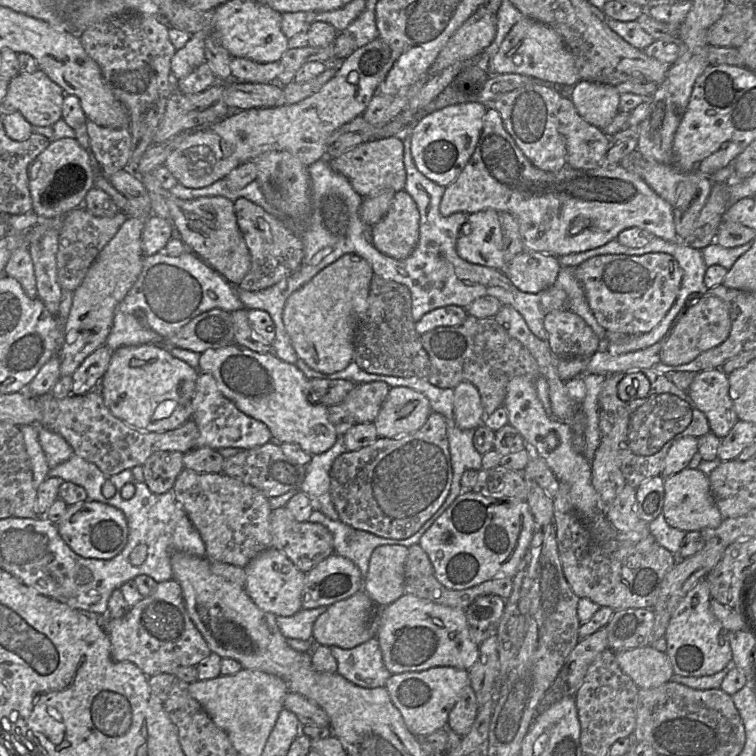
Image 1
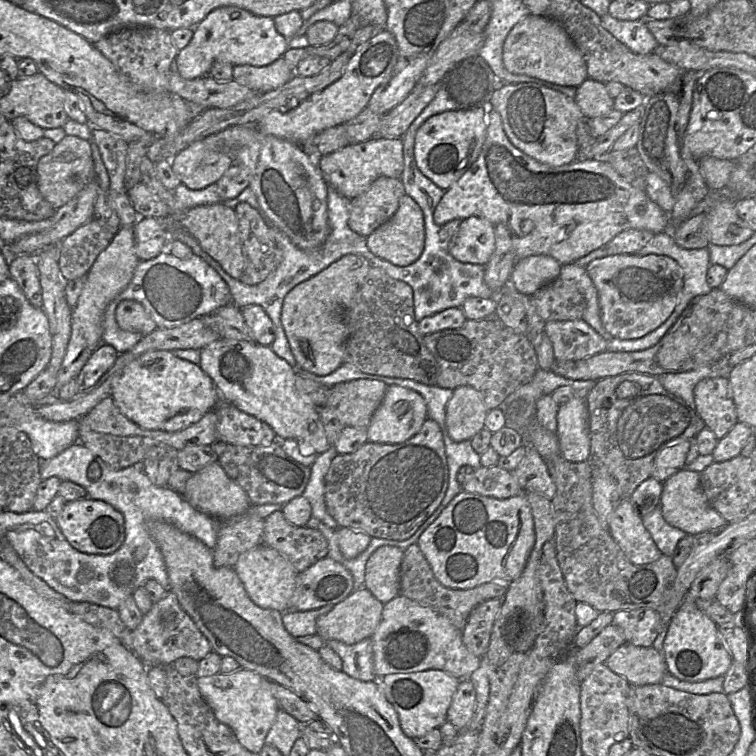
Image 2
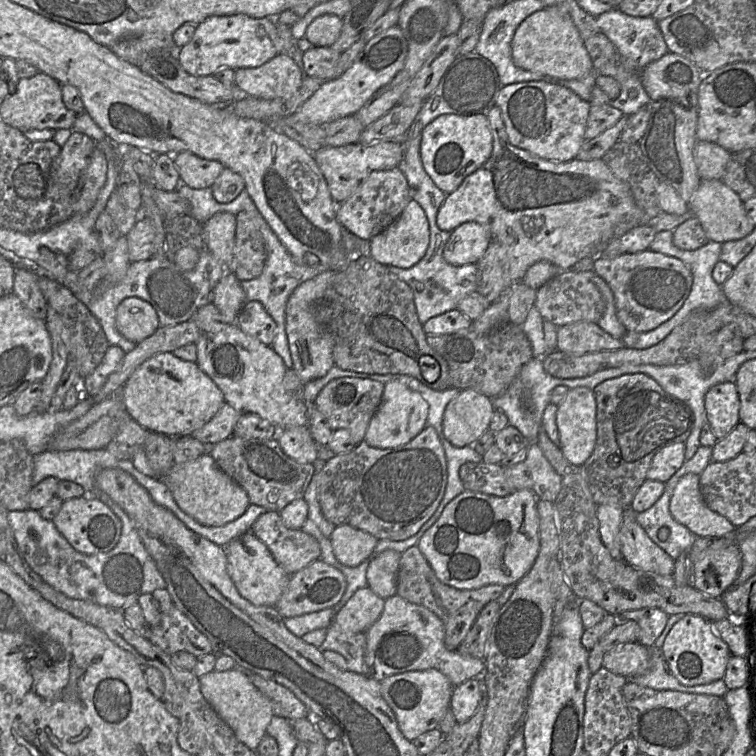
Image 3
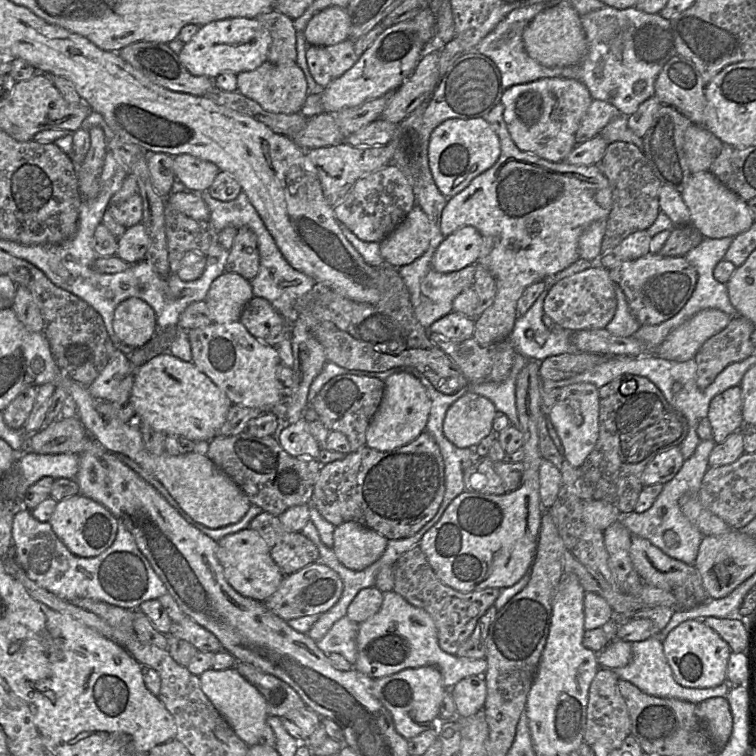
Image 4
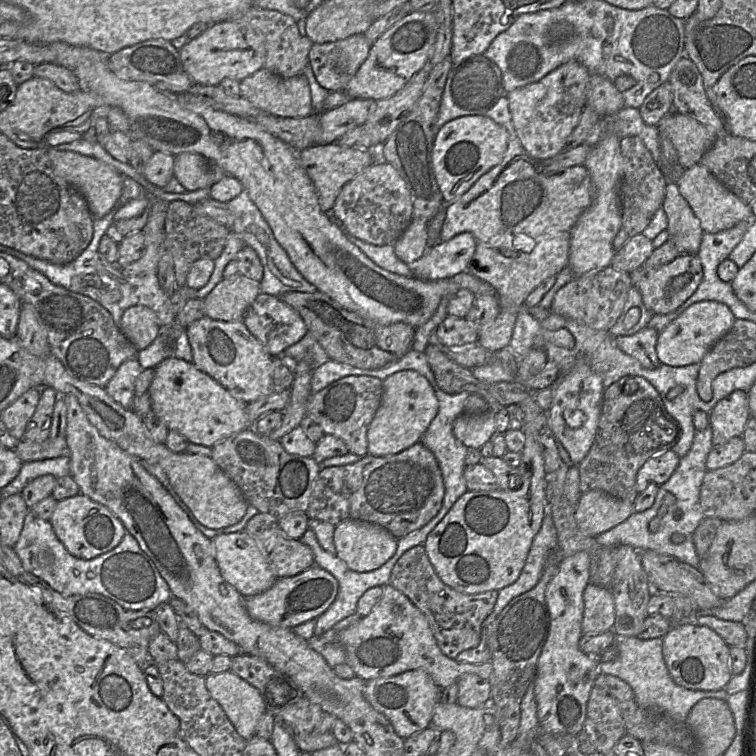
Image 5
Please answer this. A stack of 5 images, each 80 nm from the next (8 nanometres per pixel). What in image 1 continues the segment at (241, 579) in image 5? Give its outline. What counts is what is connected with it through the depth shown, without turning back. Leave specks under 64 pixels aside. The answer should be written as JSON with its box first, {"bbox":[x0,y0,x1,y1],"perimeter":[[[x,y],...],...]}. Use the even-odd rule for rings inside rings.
{"bbox":[245,547,306,617],"perimeter":[[[272,547],[265,550],[245,567],[245,572],[245,591],[261,610],[284,617],[302,610],[306,573],[298,569],[283,552]]]}

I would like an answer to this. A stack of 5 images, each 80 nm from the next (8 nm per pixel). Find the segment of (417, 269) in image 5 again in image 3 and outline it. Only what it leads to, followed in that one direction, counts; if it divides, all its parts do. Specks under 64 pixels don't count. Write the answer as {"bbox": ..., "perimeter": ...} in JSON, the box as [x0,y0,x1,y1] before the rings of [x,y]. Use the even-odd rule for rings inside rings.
{"bbox":[443,221,492,265],"perimeter":[[[469,221],[451,231],[443,257],[451,265],[477,264],[488,249],[492,237],[486,227]]]}

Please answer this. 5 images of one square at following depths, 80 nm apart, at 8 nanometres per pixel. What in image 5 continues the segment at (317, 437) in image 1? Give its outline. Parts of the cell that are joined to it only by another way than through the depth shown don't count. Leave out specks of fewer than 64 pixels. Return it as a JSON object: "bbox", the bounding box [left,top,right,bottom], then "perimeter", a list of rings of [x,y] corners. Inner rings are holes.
{"bbox":[186,316,273,404],"perimeter":[[[204,316],[191,323],[186,328],[186,334],[192,349],[192,363],[233,396],[249,404],[273,393],[273,357],[250,333],[242,320],[226,322]]]}

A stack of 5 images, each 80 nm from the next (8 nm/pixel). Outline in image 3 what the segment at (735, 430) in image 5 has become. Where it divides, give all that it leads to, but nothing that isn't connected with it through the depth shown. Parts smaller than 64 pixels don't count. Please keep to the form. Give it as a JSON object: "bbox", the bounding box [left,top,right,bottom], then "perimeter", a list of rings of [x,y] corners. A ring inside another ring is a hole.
{"bbox":[704,381,740,440],"perimeter":[[[734,381],[712,386],[704,399],[707,424],[718,440],[726,437],[740,422],[740,400]]]}

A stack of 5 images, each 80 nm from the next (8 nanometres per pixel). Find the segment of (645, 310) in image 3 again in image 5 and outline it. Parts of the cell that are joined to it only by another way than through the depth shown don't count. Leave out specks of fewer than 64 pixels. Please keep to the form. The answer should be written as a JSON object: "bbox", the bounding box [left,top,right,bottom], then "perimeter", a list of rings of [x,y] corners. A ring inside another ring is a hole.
{"bbox":[630,254,703,315],"perimeter":[[[681,254],[671,262],[654,269],[646,271],[643,267],[630,273],[633,287],[637,288],[642,296],[645,307],[654,315],[668,314],[680,307],[697,290],[703,278],[703,269],[699,258],[692,254]]]}

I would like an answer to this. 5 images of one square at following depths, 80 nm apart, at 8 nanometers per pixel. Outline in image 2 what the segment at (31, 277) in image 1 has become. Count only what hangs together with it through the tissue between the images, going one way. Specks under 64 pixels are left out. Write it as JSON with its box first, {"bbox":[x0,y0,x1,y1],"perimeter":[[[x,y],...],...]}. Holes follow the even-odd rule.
{"bbox":[9,256,43,308],"perimeter":[[[17,256],[9,263],[9,274],[20,287],[28,301],[36,308],[43,308],[42,290],[39,281],[39,270],[34,257]]]}

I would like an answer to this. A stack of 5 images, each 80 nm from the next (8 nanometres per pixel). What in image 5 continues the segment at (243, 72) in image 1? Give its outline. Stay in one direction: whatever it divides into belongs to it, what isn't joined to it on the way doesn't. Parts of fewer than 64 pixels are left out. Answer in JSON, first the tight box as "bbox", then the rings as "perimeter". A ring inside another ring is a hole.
{"bbox":[239,68,314,118],"perimeter":[[[261,68],[239,82],[241,95],[260,110],[278,117],[302,118],[314,113],[308,80],[304,74],[284,78]]]}

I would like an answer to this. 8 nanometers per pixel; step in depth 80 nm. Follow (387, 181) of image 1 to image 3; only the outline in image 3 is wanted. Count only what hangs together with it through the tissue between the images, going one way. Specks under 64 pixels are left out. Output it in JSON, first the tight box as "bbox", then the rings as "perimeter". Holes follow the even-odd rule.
{"bbox":[312,140,403,204],"perimeter":[[[385,140],[372,144],[357,142],[344,146],[323,147],[312,154],[327,182],[333,200],[336,204],[341,204],[353,195],[371,172],[399,167],[403,159],[403,146],[399,140]]]}

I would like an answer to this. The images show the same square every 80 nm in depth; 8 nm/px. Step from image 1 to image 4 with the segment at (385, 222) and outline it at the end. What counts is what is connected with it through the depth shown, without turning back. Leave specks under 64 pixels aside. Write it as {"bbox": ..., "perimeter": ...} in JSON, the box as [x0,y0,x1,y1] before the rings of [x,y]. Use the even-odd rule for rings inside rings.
{"bbox":[380,205,429,268],"perimeter":[[[415,205],[403,222],[380,242],[380,253],[386,263],[400,268],[422,256],[429,243],[428,217],[420,206]]]}

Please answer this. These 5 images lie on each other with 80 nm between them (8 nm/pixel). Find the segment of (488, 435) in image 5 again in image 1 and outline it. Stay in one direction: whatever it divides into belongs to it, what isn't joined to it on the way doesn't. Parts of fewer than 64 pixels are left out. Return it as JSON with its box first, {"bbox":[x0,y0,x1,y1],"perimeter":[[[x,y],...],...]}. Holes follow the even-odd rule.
{"bbox":[453,381,484,430],"perimeter":[[[462,381],[453,388],[453,414],[455,424],[462,430],[475,430],[484,421],[484,409],[477,388]]]}

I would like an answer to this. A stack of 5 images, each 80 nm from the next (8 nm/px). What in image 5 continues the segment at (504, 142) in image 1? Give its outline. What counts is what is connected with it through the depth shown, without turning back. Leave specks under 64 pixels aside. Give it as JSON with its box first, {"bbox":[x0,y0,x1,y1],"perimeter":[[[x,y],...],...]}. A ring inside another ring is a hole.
{"bbox":[440,95,594,353],"perimeter":[[[507,95],[502,96],[486,115],[508,131],[506,153],[502,161],[483,174],[466,193],[452,203],[447,203],[440,241],[448,241],[462,232],[471,232],[474,235],[476,251],[466,271],[489,283],[495,289],[500,305],[496,319],[479,329],[477,342],[490,352],[497,353],[509,345],[517,316],[527,296],[543,281],[556,276],[568,266],[571,230],[591,205],[594,187],[584,165],[547,171],[540,160],[526,151],[514,128]]]}

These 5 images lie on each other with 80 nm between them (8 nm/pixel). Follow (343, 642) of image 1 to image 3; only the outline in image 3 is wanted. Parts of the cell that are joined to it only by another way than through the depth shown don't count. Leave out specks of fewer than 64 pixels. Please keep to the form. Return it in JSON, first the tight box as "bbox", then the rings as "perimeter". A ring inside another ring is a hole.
{"bbox":[332,586,384,633],"perimeter":[[[366,586],[358,589],[335,613],[332,623],[345,633],[365,633],[379,619],[383,609],[384,599]]]}

